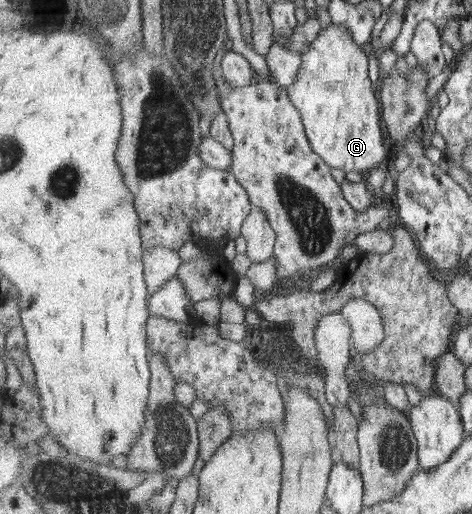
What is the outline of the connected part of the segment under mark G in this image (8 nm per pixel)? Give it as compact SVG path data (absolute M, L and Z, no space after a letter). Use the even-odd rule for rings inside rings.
M331 22L330 25L325 27L325 29L322 29L319 37L317 37L317 39L311 43L311 49L303 53L302 56L303 67L301 67L301 71L297 73L295 83L293 83L293 85L289 85L288 92L290 93L290 98L293 102L293 105L299 109L302 123L305 125L306 134L310 138L310 144L315 150L315 153L318 153L321 157L323 157L323 159L333 169L341 169L347 173L349 173L349 171L356 171L361 175L365 175L370 169L379 167L383 161L390 160L393 150L391 149L392 146L385 144L385 137L383 137L383 125L381 125L381 121L384 121L384 119L381 119L382 102L379 102L379 99L377 99L375 89L373 91L373 83L371 83L371 79L369 79L369 59L367 59L367 49L355 43L355 37L353 37L353 33L349 31L349 27L347 27L347 25L335 25L335 23Z

